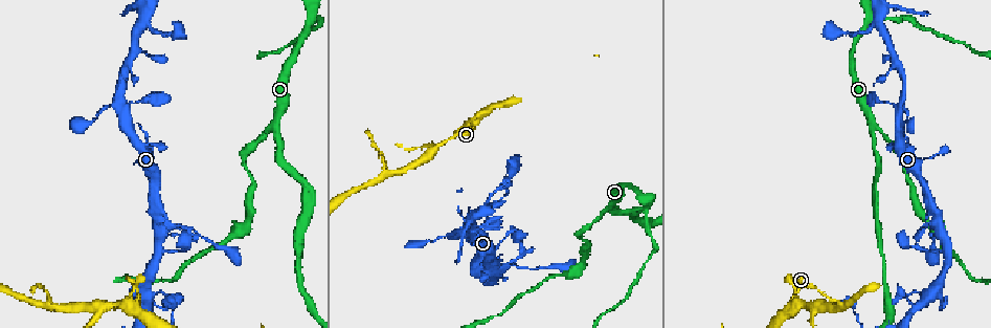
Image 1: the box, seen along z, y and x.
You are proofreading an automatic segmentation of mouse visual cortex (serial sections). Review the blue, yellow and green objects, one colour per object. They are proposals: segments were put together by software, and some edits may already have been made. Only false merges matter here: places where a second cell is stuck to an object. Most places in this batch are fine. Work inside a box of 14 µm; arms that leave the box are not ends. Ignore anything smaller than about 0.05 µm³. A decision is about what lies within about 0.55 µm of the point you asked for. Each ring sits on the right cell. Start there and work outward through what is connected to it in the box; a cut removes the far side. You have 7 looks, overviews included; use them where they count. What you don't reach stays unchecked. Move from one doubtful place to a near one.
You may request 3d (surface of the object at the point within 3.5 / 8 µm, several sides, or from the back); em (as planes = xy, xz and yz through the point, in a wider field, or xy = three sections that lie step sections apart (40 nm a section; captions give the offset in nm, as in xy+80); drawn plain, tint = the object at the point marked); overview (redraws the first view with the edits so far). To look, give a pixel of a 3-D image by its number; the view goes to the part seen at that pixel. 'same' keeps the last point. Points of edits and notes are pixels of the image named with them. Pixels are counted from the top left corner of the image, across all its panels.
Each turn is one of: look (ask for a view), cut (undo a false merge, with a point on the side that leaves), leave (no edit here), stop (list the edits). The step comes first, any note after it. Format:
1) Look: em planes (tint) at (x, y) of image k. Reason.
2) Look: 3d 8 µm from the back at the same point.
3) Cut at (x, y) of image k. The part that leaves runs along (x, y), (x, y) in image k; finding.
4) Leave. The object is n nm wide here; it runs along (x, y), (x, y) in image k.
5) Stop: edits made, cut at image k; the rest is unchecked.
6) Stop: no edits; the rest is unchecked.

Look: 3d 3.5 µm at (135, 303) of image 1.

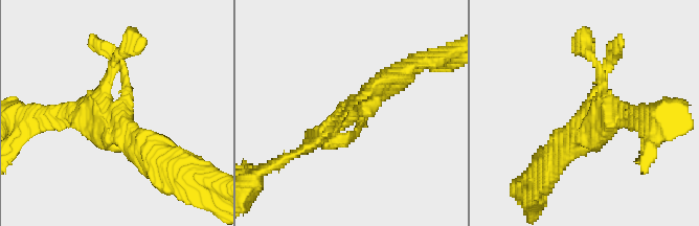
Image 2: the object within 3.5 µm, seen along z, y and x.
Look: em xy step 2 (tint) at (585, 111) of image 2. Now the EM.

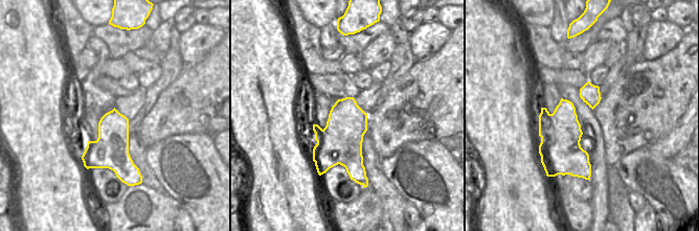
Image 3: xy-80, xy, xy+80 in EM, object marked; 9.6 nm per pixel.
Leave. It runs along (110, 52), (127, 100), (62, 116) in image 2; continuous, no second cell.

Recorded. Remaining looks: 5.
Look: em xy step 1 (tint) at (171, 306) of image 1. Thick turns thin.

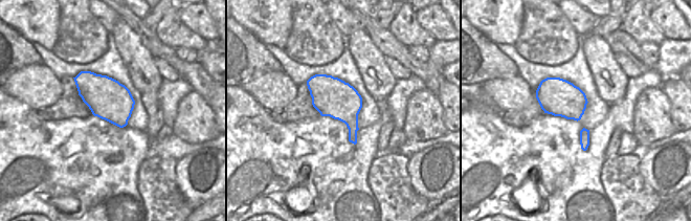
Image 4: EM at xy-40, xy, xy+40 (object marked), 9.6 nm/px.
Look: 3d 3.5 µm at the same point. See where the arms go.

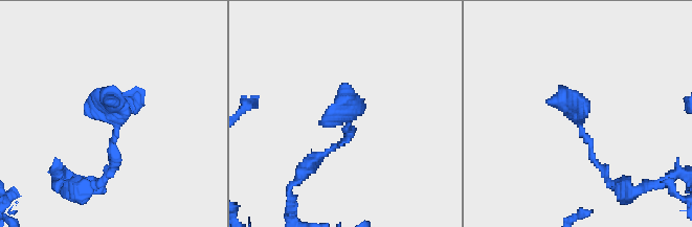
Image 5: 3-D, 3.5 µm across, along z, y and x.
Leave. It runs along (607, 178), (576, 111), (549, 98) in image 5; one cell here.

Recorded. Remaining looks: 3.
Look: 3d 8 µm at (274, 122) of image 1. Side arm on a straight run.

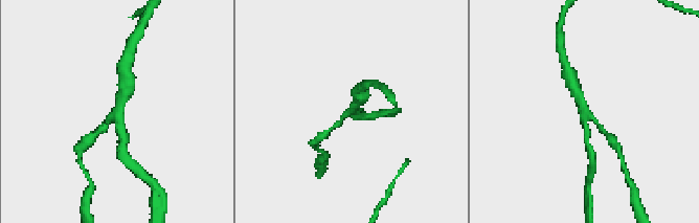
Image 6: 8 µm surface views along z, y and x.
Look: 3d 3.5 µm at (588, 109) of image 6. Zoom in.

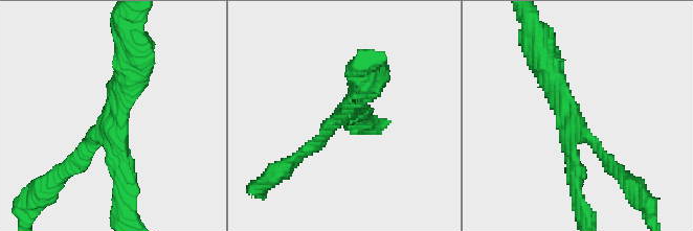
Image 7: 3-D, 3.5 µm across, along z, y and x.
Look: em xy step 3 (tint) at (572, 119) of image 7.

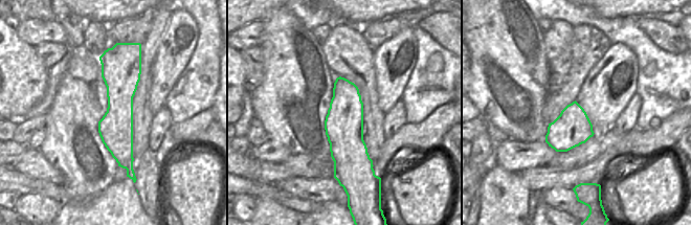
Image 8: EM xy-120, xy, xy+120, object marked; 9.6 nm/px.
Leave. The arms are 150, 200, 400 nm wide; it runs along (546, 62), (573, 122), (610, 164) in image 7; all the same cell.

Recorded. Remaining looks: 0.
Stop: no edits; the rest is unchecked.

